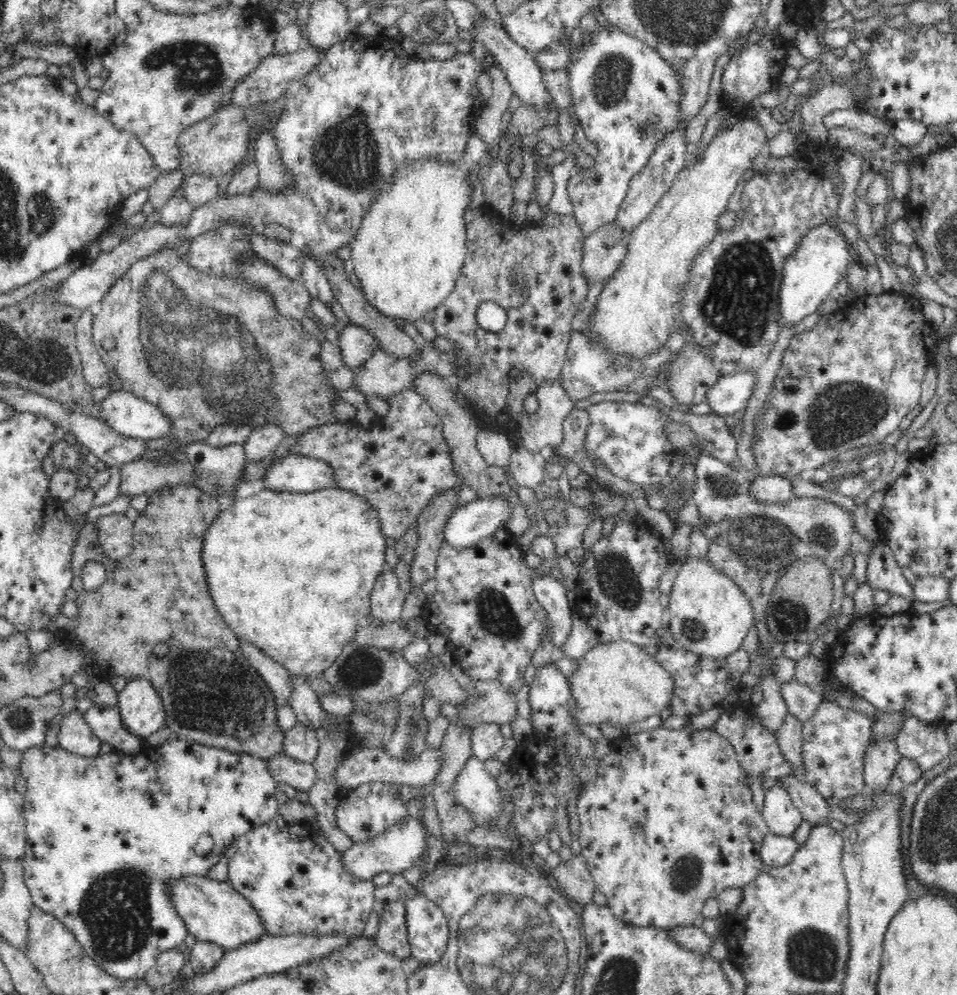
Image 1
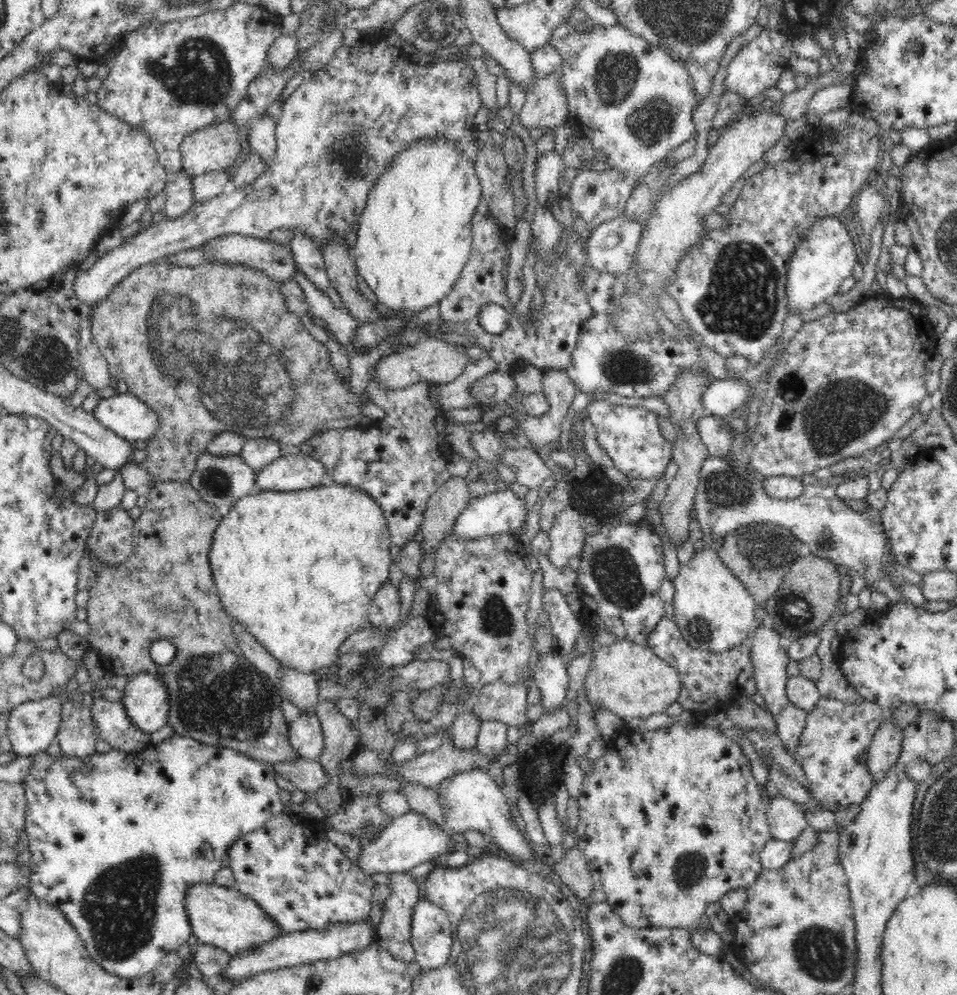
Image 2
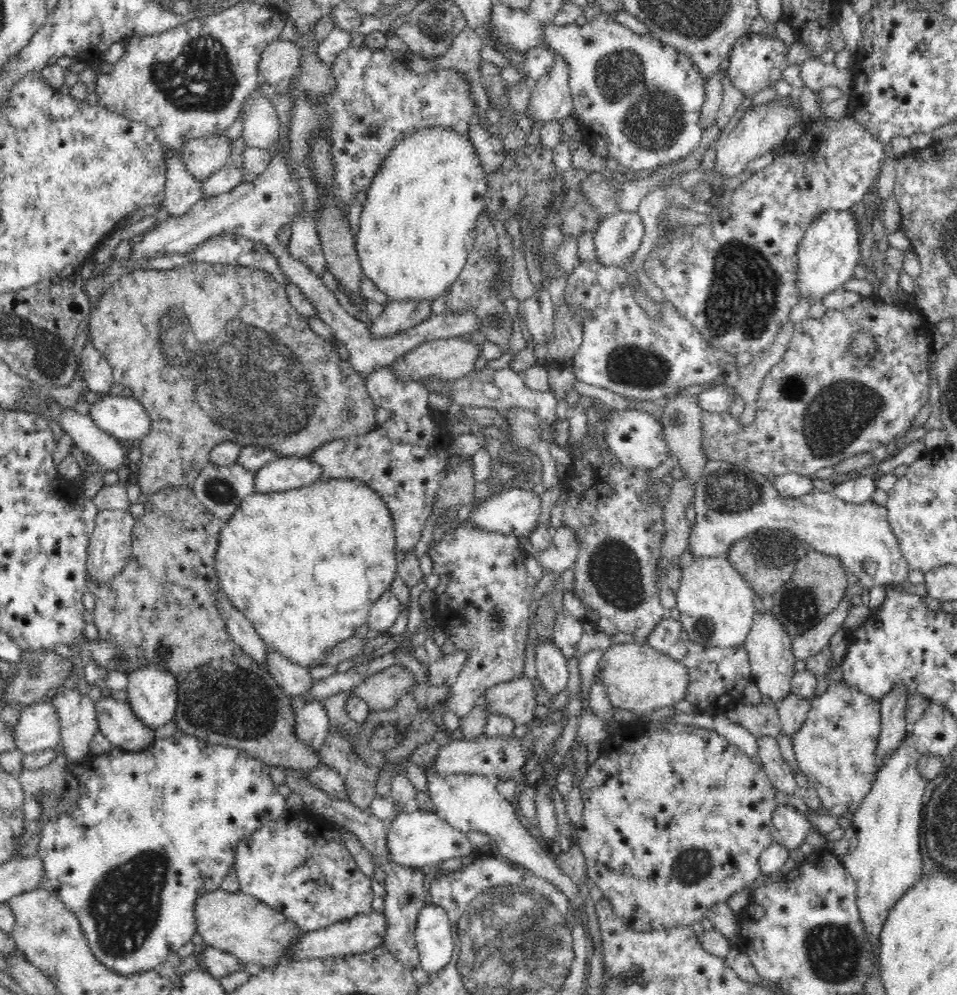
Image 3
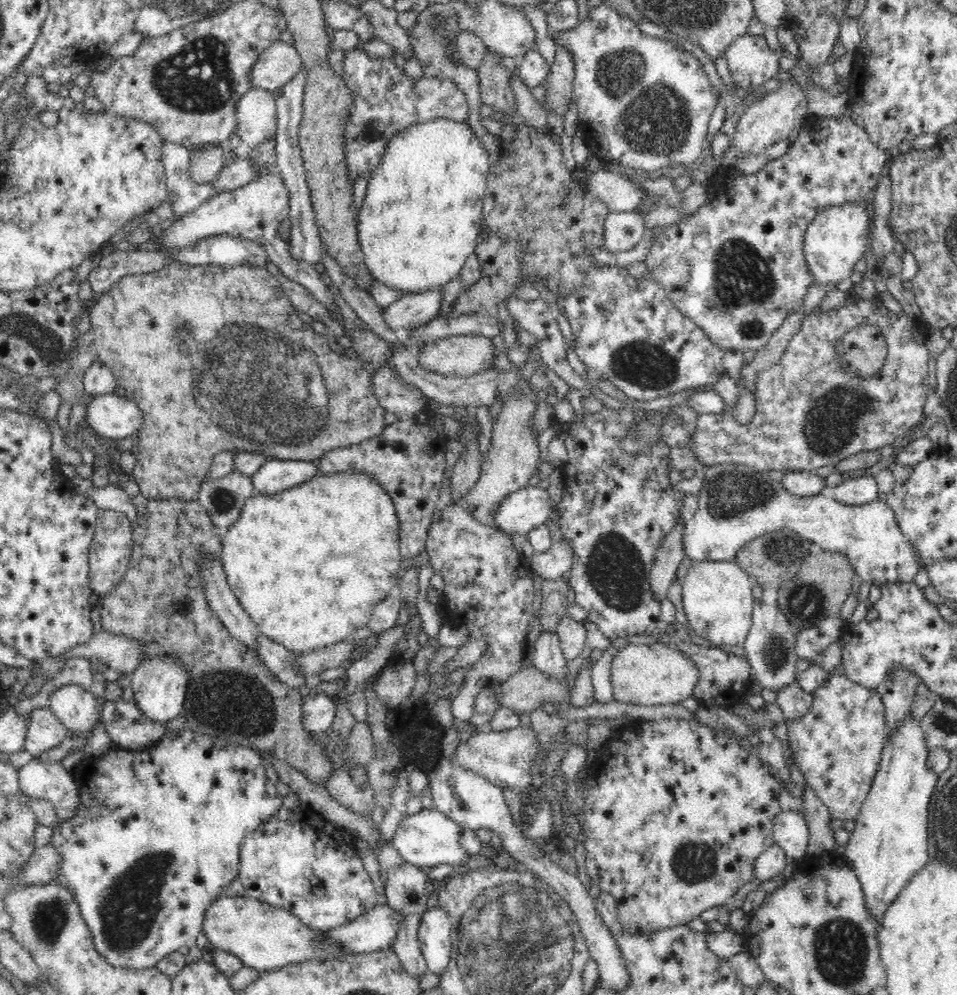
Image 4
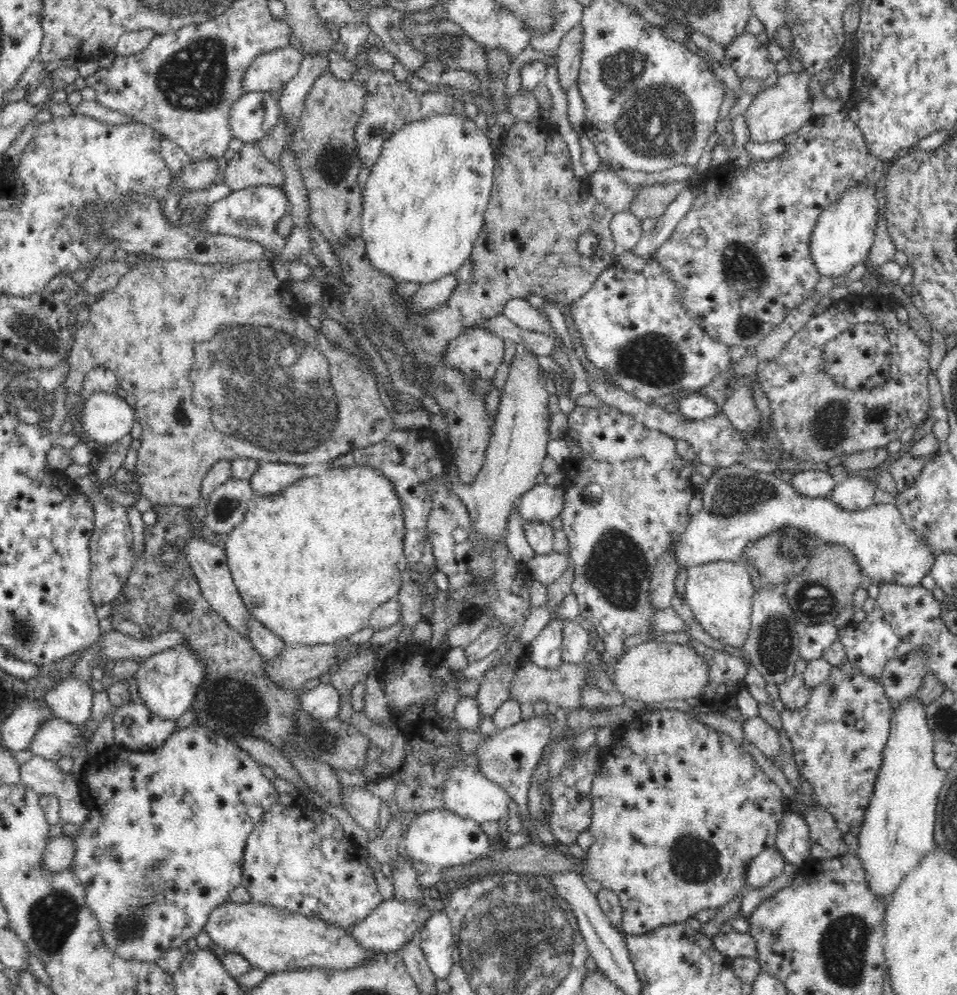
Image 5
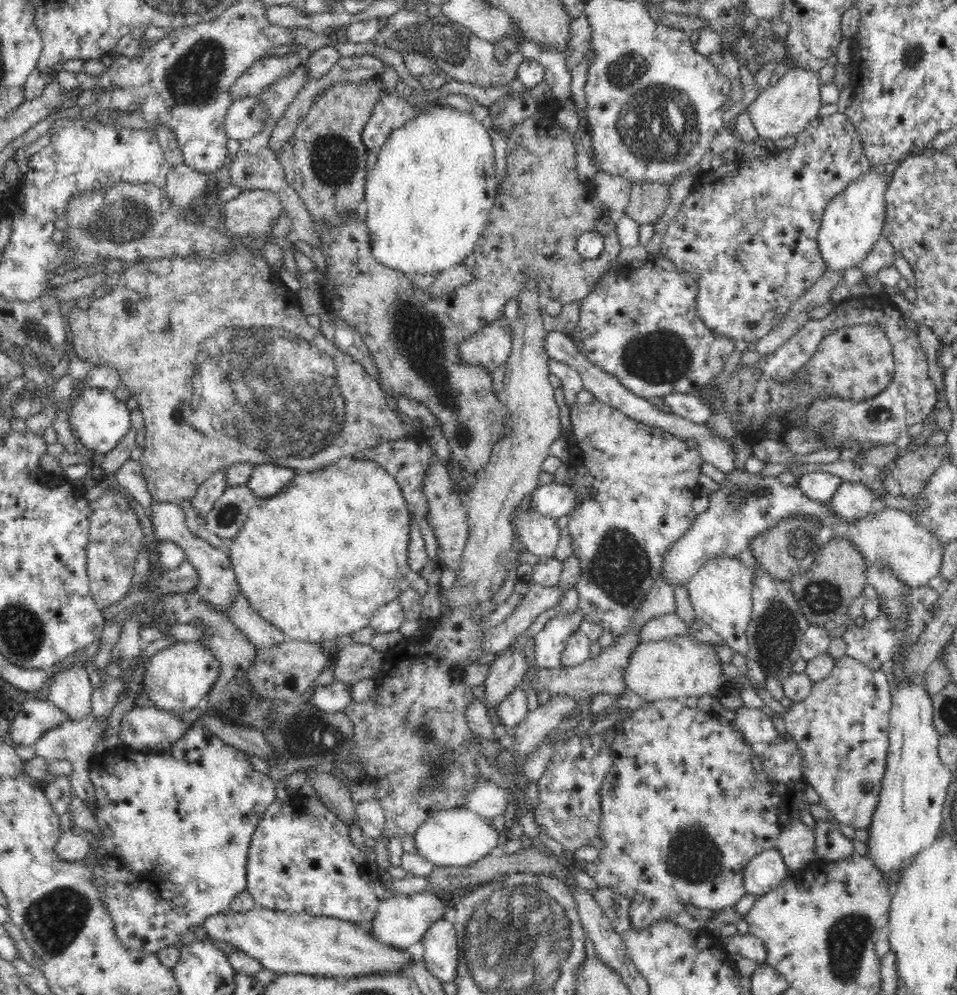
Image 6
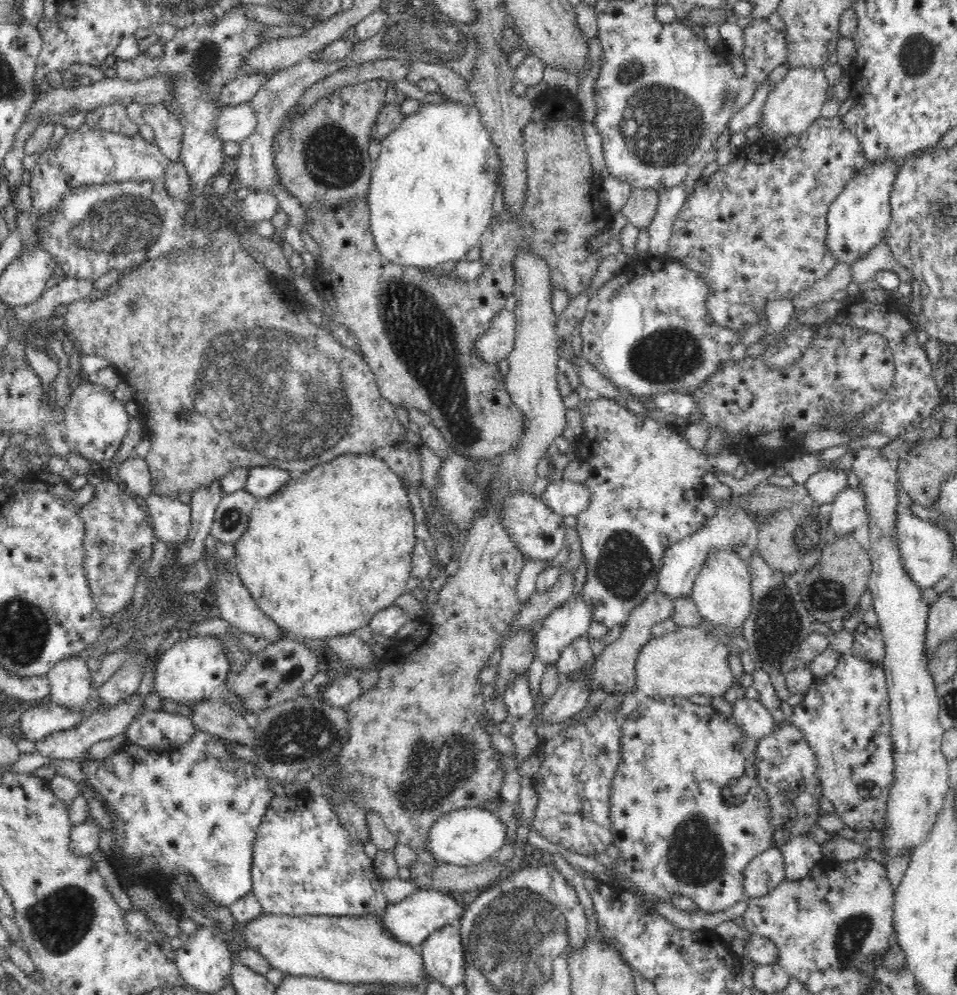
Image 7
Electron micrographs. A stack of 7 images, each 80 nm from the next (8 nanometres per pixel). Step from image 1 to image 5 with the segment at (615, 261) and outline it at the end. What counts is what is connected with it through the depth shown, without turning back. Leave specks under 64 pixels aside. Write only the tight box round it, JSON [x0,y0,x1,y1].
[609,210,644,251]

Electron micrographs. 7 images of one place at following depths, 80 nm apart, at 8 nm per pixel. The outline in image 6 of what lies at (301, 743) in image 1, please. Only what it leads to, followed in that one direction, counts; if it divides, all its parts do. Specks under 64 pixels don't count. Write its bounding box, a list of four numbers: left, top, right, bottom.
[305,680,352,714]

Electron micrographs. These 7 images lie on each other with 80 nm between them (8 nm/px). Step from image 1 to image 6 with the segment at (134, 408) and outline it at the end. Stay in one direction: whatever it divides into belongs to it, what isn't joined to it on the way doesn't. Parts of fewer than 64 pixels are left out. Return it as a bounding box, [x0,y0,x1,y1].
[70,386,130,456]

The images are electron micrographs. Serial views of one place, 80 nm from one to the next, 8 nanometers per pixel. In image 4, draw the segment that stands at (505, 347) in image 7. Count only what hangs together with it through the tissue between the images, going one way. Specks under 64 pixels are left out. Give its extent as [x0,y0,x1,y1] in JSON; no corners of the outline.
[416,334,496,377]

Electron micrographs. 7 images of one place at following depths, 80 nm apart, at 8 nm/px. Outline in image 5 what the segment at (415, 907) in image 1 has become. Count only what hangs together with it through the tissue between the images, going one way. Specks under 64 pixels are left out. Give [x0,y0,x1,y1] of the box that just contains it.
[420,911,456,978]

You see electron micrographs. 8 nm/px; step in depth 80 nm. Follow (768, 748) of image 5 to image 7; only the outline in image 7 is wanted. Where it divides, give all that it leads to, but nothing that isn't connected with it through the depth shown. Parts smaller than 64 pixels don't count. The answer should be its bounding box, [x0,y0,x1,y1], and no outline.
[733,695,776,740]

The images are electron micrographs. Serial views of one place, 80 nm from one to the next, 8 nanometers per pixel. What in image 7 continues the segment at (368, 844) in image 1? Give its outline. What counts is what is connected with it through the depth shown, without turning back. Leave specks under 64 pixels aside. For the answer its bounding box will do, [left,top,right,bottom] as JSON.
[425,807,507,866]

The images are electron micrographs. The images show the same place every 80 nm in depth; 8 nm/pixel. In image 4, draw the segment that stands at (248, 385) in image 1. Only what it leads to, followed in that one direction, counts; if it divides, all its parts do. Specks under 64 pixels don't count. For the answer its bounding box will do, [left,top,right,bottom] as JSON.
[54,261,385,502]

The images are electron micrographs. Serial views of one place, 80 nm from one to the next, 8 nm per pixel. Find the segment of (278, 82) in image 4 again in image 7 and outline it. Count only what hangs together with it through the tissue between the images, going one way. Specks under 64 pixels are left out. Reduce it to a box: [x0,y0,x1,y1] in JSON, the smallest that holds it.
[218,73,269,108]

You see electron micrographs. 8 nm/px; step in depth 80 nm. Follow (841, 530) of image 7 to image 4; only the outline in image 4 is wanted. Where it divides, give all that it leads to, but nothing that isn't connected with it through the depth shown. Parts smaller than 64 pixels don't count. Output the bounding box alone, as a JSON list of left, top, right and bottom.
[831,476,880,506]

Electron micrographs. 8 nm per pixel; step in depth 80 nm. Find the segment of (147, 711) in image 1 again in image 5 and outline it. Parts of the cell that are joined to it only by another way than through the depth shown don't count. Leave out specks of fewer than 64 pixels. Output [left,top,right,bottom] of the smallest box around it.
[135,644,206,721]

